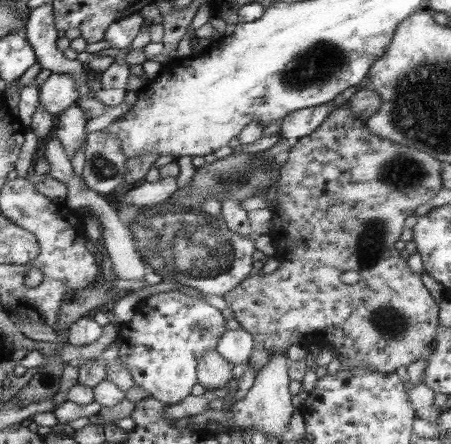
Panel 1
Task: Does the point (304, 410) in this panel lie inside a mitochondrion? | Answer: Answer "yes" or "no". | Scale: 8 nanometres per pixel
no

